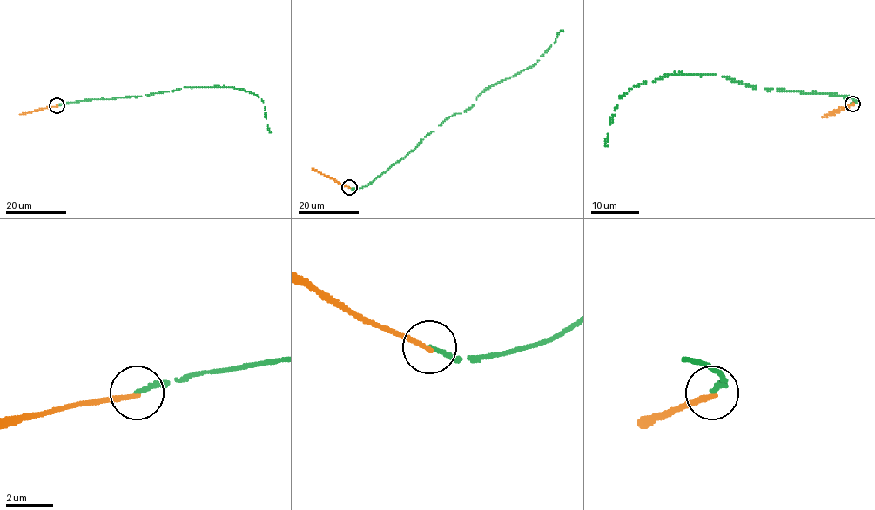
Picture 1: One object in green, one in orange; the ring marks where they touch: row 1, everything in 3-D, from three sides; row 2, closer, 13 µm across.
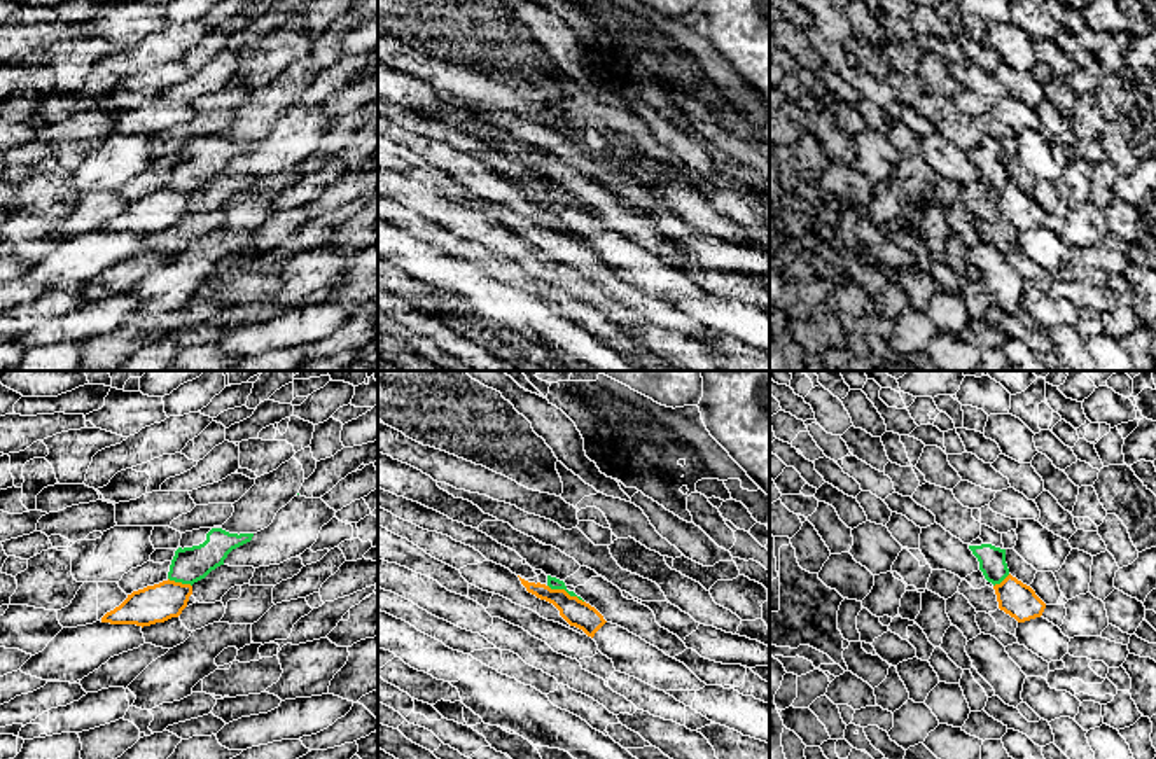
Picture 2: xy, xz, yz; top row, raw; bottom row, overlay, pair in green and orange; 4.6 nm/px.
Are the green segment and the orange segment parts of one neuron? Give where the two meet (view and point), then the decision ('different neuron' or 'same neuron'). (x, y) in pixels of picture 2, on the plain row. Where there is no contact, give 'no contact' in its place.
xz (565, 198) | different neuron

